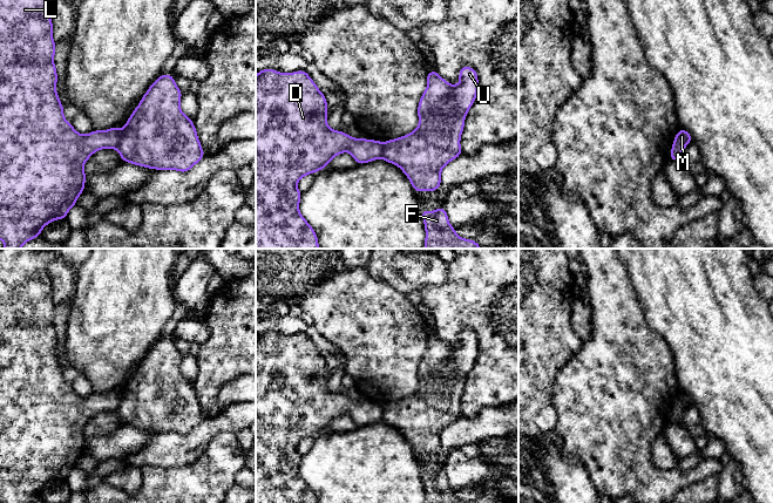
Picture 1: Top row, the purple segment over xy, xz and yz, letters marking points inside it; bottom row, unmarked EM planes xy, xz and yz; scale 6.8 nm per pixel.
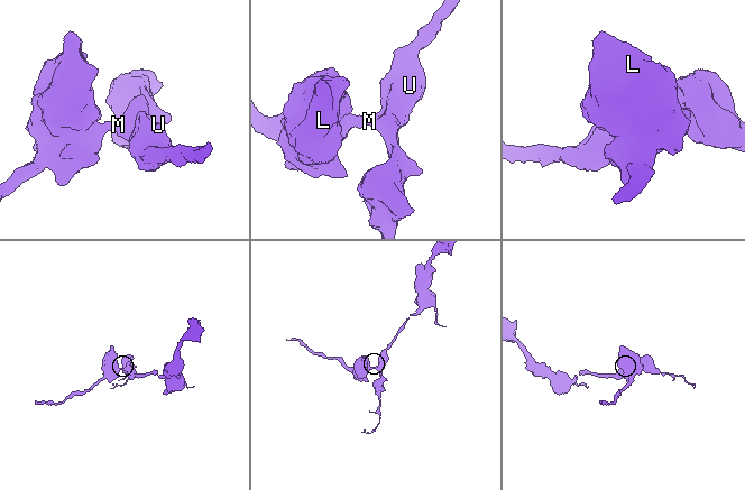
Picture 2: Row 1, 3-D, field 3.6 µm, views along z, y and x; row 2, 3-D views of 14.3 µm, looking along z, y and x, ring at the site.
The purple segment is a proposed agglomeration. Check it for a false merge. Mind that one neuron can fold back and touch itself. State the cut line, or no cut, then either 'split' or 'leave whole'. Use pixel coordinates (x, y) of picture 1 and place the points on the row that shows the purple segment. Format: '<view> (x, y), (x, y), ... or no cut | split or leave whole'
xy (121, 130), (121, 140), (115, 148) | split

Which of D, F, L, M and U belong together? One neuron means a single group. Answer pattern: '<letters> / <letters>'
D L / F M U

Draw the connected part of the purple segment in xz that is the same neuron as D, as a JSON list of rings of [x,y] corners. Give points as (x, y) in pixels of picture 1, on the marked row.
[[[264,69],[256,75],[256,249],[319,249],[316,231],[299,212],[299,202],[301,192],[297,189],[299,179],[306,175],[313,174],[327,166],[327,164],[345,151],[348,151],[357,164],[368,163],[382,157],[384,143],[374,140],[354,138],[344,131],[332,130],[327,125],[327,101],[318,86],[305,70],[283,74],[274,69]]]

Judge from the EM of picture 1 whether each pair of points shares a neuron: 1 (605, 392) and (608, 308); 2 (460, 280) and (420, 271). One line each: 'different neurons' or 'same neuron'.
1: same neuron
2: different neurons

